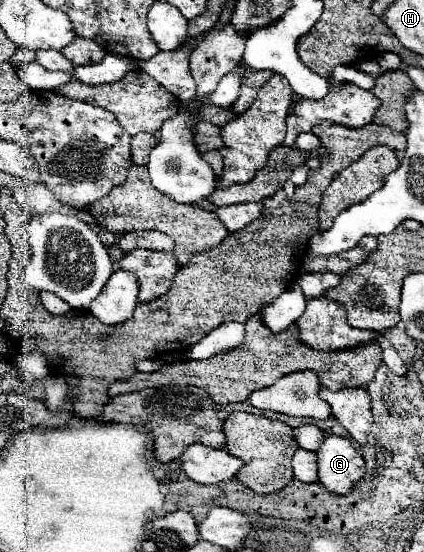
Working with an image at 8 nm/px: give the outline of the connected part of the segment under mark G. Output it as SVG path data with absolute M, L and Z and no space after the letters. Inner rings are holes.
M327 435L317 449L317 473L327 491L345 495L365 475L365 461L349 439Z

